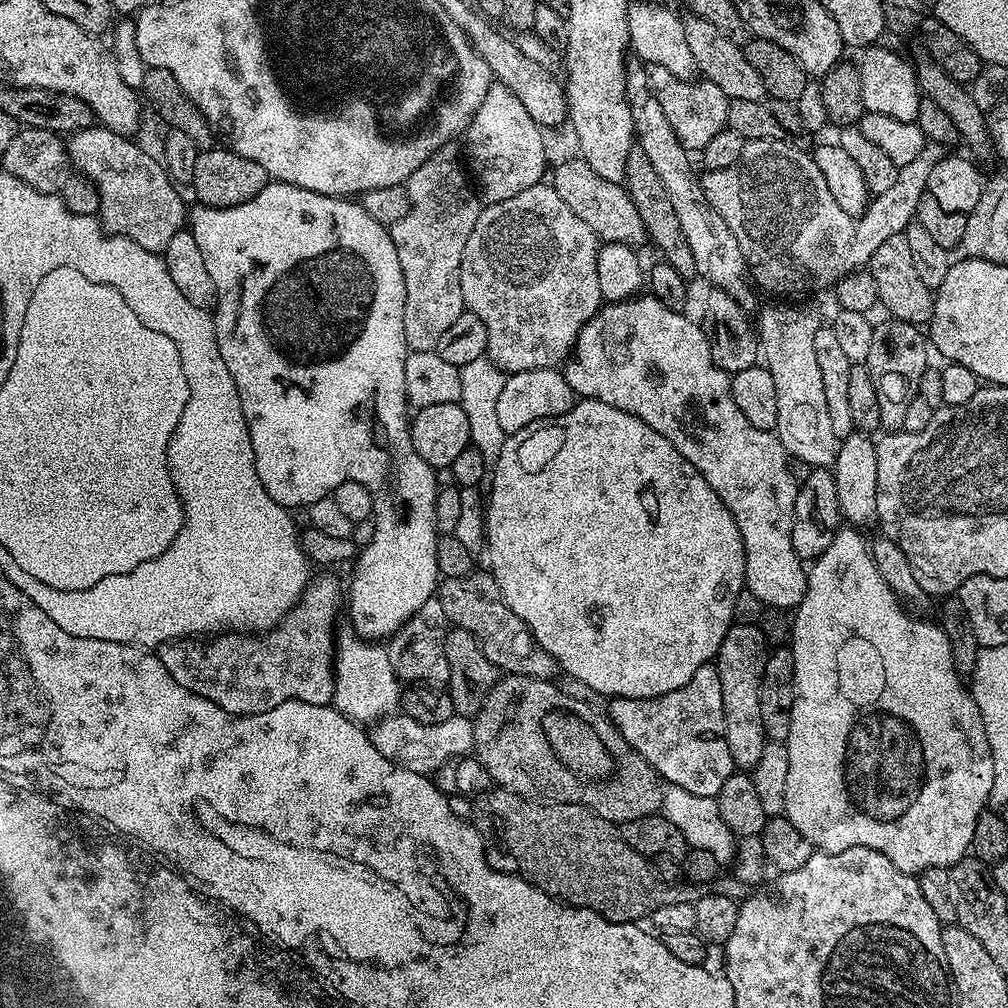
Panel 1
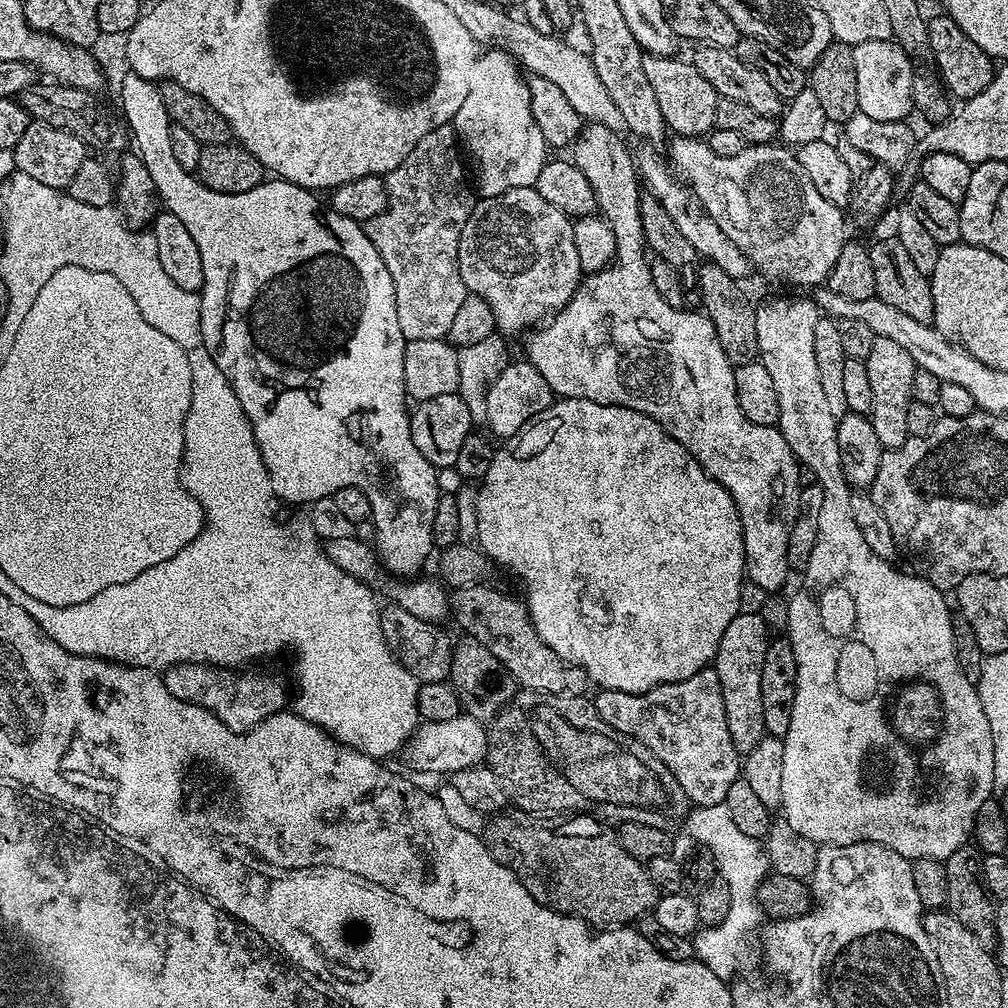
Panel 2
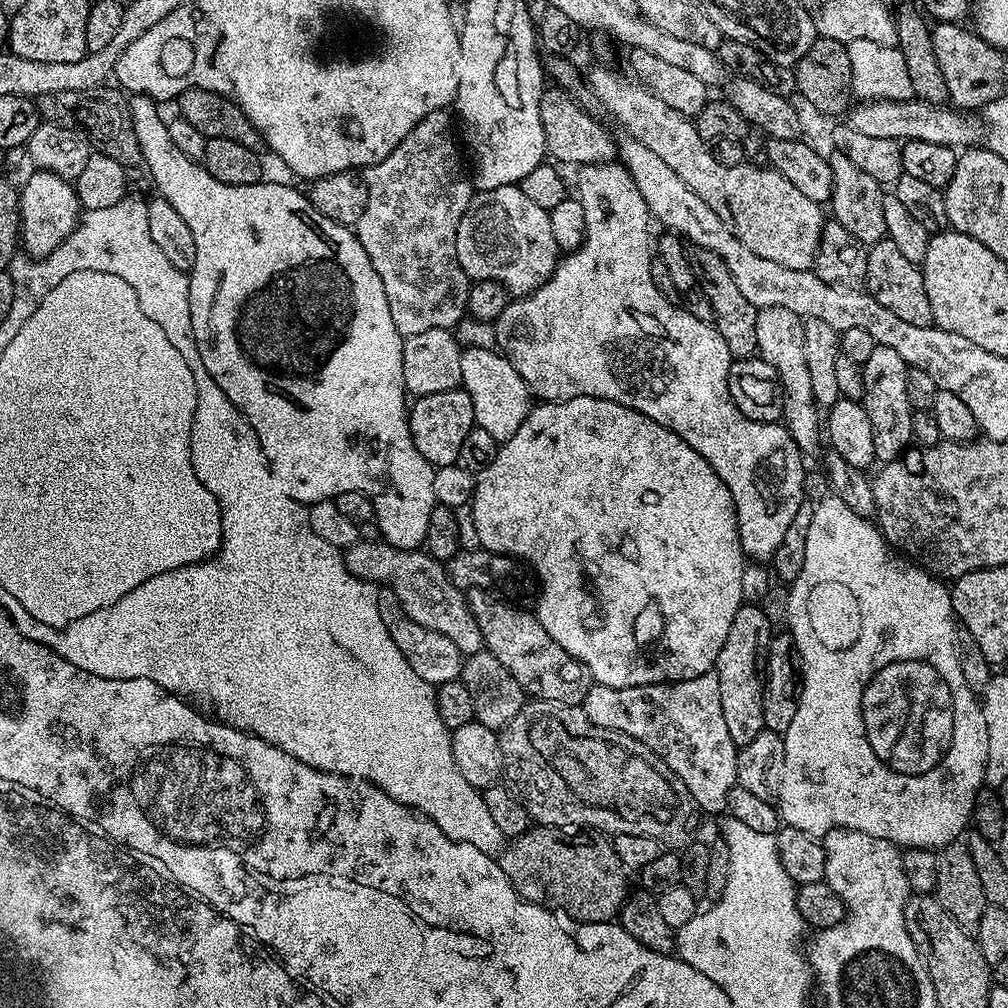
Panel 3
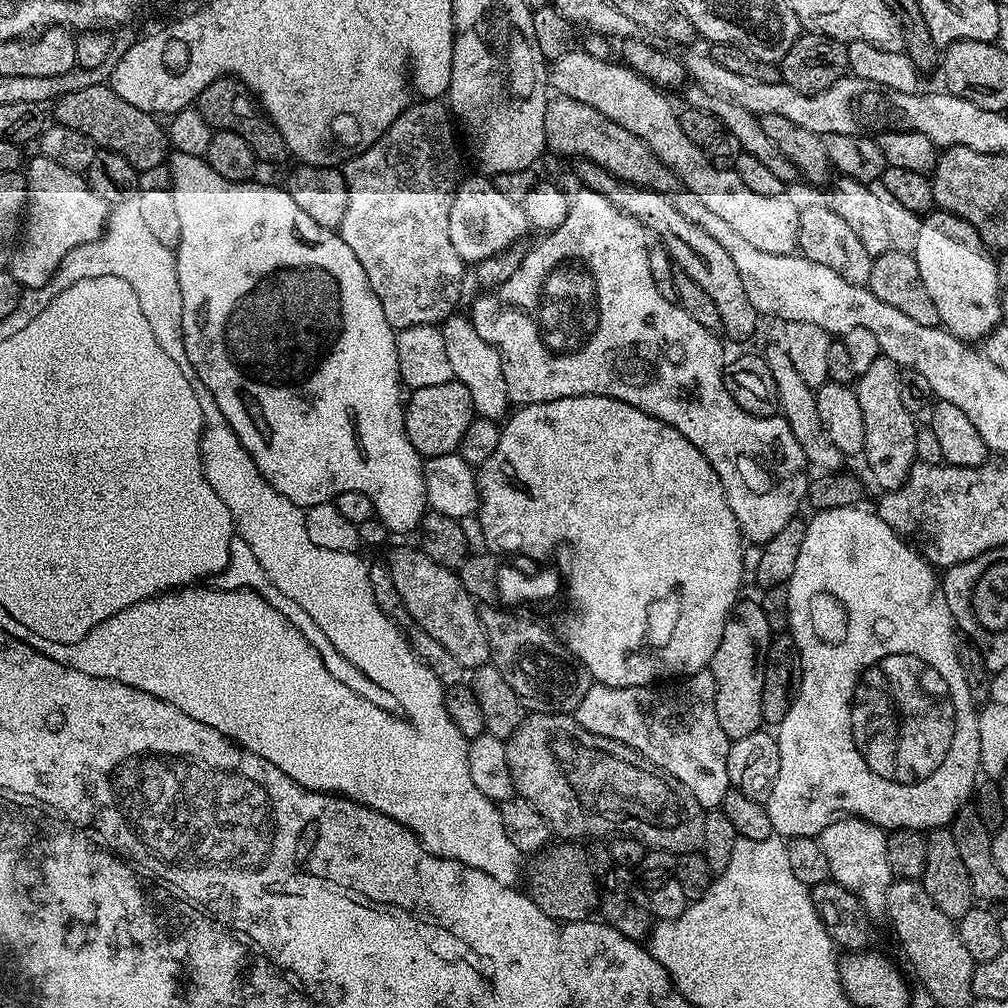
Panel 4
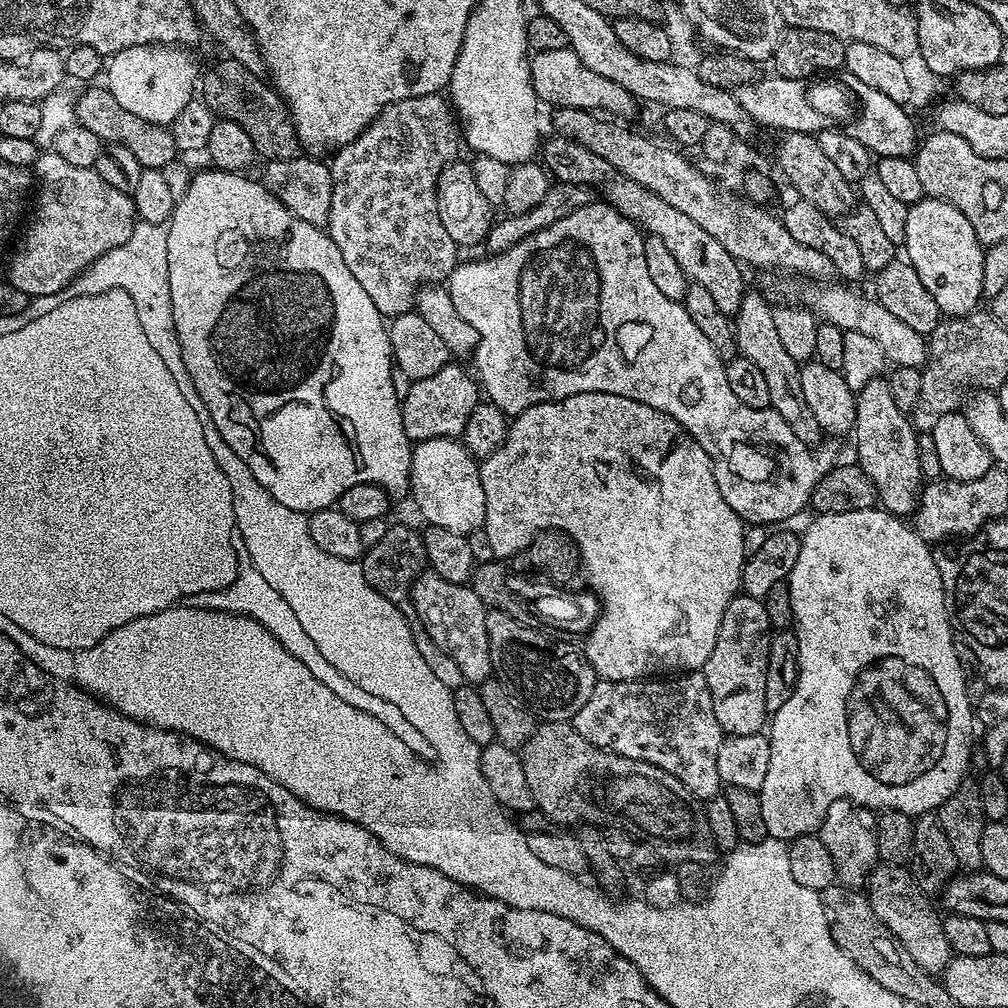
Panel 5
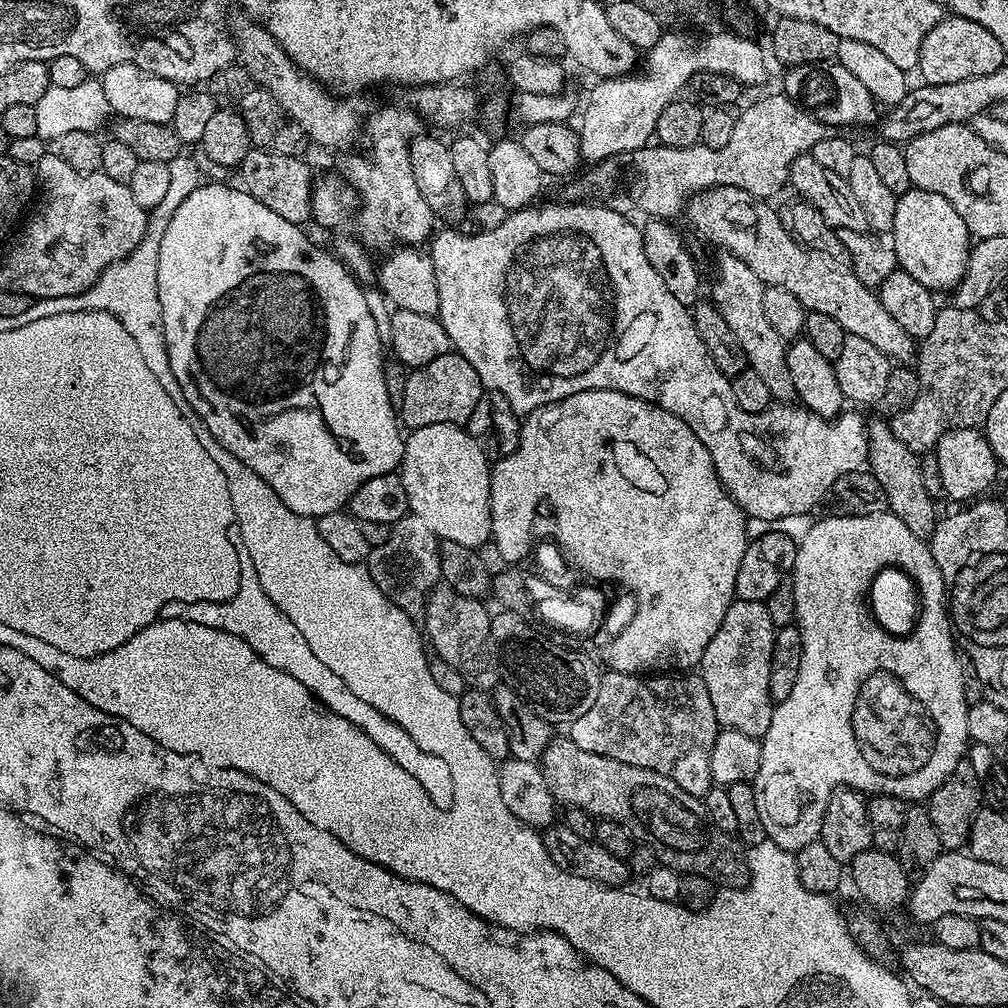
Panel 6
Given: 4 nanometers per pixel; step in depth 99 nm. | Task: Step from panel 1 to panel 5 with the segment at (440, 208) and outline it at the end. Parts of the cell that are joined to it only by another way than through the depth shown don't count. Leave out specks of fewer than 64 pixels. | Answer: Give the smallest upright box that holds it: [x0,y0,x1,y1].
[326,94,462,318]

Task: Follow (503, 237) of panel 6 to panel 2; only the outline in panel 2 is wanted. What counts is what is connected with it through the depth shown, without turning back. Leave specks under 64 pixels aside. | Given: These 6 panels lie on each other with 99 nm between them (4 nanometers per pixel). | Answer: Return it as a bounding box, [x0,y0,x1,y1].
[526,122,802,594]

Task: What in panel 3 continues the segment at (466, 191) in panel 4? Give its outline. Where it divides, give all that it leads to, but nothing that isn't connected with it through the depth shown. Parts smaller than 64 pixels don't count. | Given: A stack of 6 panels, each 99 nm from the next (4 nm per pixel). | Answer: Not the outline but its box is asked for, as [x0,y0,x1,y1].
[456,184,562,297]

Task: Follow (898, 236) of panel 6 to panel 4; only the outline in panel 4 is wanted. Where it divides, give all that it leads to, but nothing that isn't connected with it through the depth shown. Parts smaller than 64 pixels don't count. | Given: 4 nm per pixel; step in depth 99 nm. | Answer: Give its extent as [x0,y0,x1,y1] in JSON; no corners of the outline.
[912,210,1002,342]

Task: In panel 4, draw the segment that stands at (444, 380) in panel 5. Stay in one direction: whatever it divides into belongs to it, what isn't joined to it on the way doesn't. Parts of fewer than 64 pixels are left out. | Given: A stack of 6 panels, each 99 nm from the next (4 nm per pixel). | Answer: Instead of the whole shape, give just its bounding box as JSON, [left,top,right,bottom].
[404,378,476,458]

